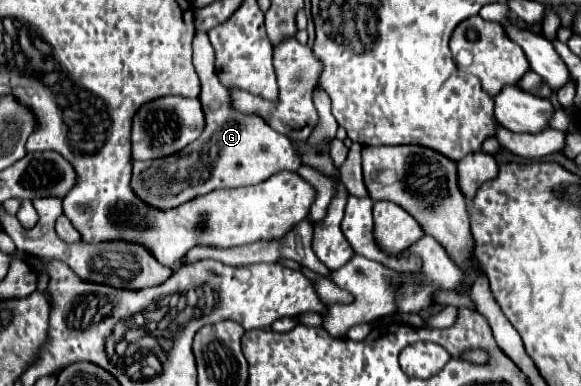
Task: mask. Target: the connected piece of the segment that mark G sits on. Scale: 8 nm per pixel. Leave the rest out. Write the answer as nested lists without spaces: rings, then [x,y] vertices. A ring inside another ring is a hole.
[[[196,32],[192,46],[194,68],[202,82],[200,100],[206,114],[206,128],[198,140],[194,140],[178,154],[140,164],[136,162],[132,188],[142,200],[156,208],[174,208],[198,194],[206,194],[216,188],[258,184],[280,170],[296,172],[302,166],[302,154],[286,134],[276,132],[258,114],[244,114],[232,106],[230,92],[218,82],[214,72],[214,50],[208,36],[204,32]]]

